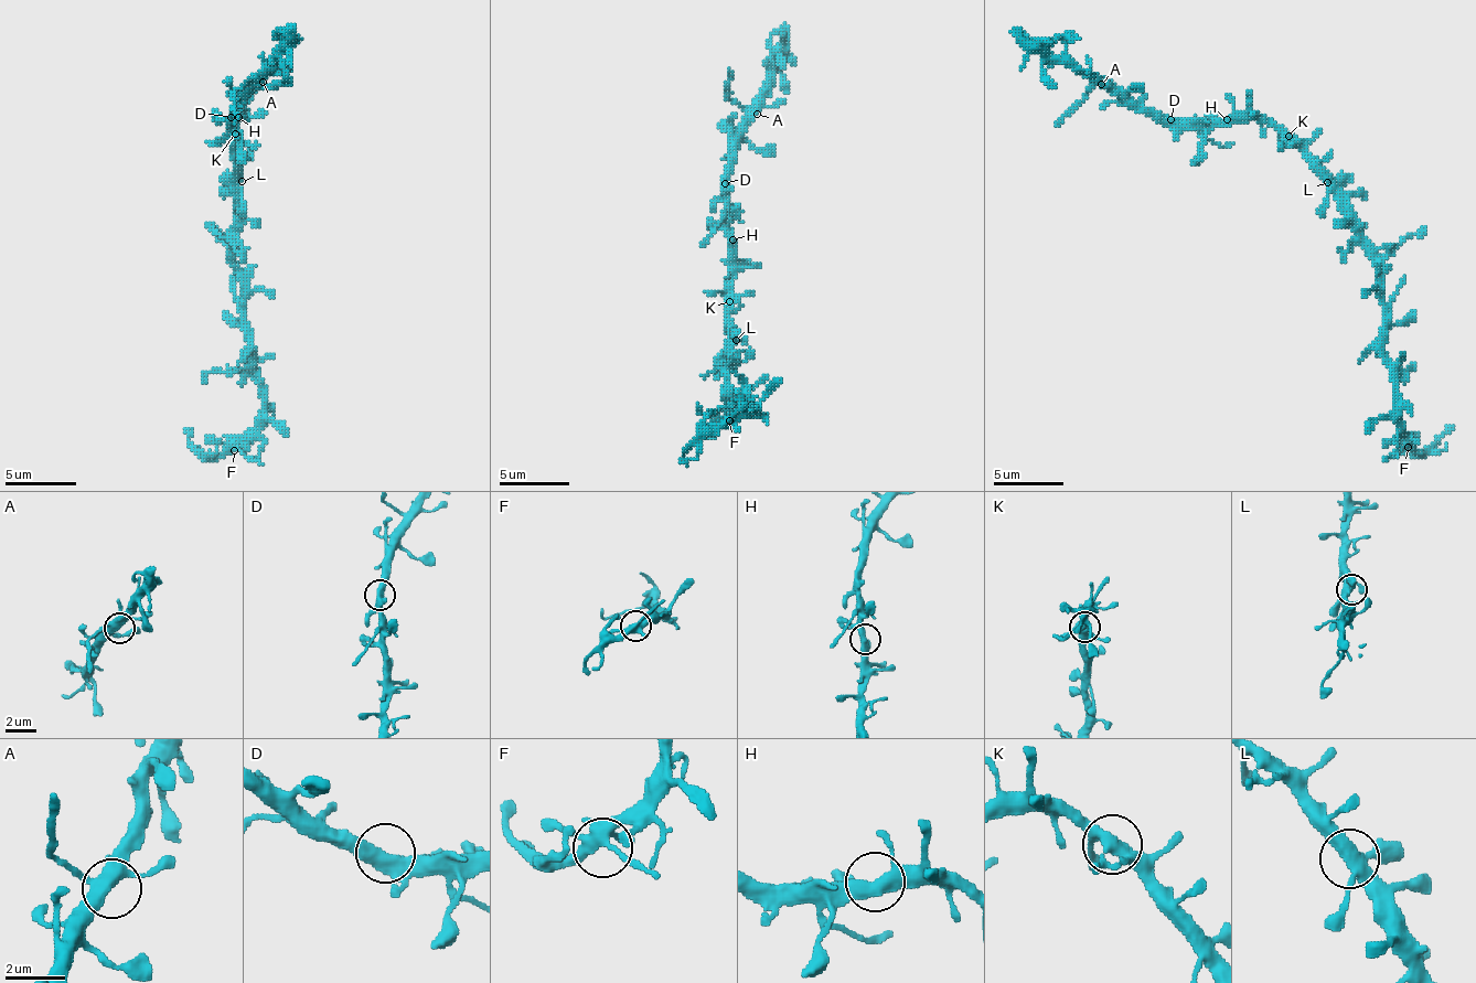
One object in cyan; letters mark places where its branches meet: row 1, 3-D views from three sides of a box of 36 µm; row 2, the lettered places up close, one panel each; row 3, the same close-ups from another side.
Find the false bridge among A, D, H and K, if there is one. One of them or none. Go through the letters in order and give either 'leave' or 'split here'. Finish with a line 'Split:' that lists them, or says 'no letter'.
A: leave
D: leave
H: leave
K: leave
Split: no letter

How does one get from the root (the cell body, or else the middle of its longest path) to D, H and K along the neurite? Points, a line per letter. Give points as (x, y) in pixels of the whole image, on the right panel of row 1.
D: (1327, 178), (1269, 123), (1254, 119), (1170, 119)
H: (1327, 178), (1269, 123), (1227, 119)
K: (1327, 178), (1290, 136)

